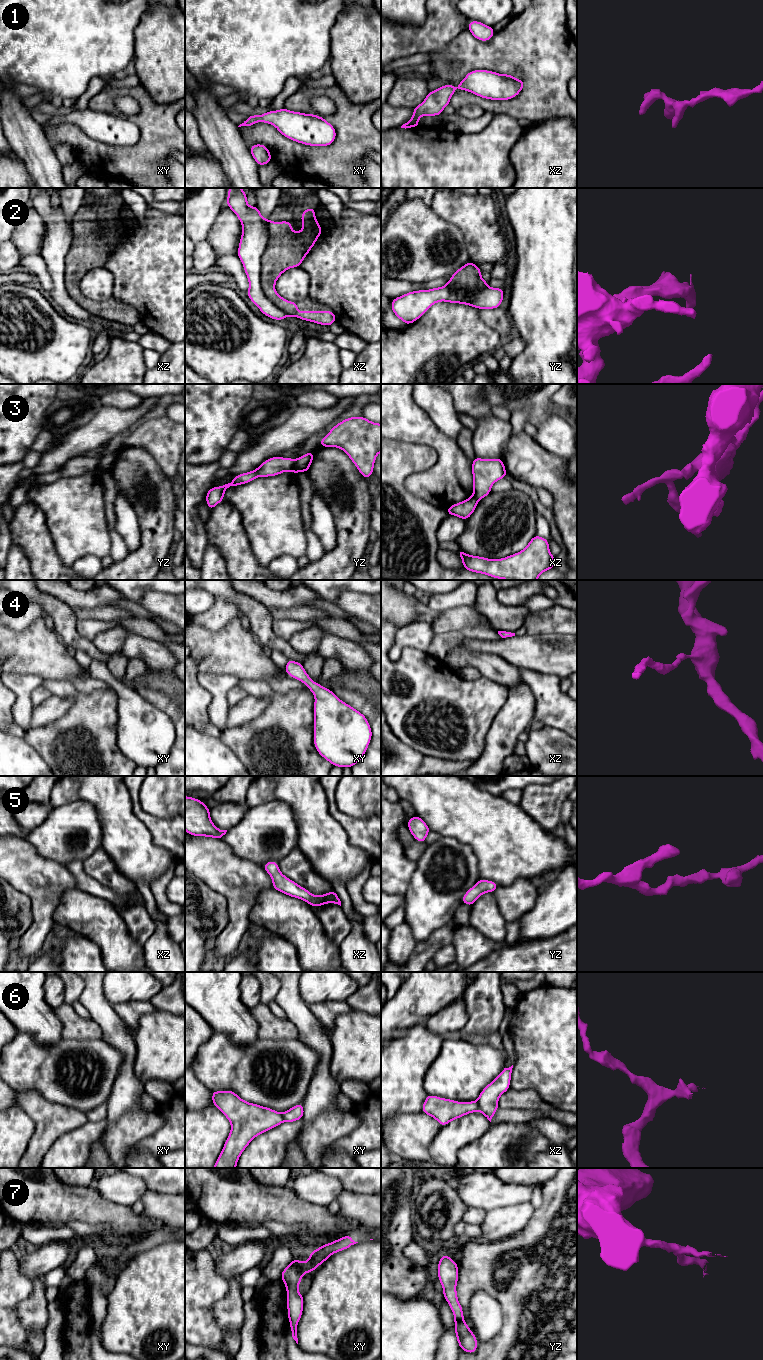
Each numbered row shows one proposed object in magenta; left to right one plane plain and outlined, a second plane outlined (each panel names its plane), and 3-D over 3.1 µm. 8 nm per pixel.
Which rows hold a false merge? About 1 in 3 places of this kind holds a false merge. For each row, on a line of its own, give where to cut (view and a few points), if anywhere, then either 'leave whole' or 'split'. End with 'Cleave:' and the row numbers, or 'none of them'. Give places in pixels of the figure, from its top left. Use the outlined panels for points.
1: no cut; leave whole
2: cut in xz along (269, 221), (268, 242), (261, 259), (261, 289), (287, 315); split
3: cut in yz along (295, 460), (300, 470); split
4: no cut; leave whole
5: no cut; leave whole
6: cut in xz along (476, 1100), (479, 1110); split
7: no cut; leave whole
Cleave: 2, 3, 6

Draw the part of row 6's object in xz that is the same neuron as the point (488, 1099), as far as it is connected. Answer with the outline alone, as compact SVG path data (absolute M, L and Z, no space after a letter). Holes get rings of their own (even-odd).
M513 1065L504 1068L502 1072L489 1083L478 1097L479 1111L491 1122L498 1109L499 1097L510 1088L511 1073Z

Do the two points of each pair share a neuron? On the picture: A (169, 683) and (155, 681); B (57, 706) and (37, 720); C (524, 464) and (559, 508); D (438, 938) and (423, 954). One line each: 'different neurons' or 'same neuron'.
A: same neuron
B: same neuron
C: same neuron
D: same neuron

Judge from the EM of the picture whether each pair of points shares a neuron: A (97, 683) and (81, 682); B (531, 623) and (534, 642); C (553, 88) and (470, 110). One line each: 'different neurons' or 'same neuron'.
A: same neuron
B: different neurons
C: different neurons

